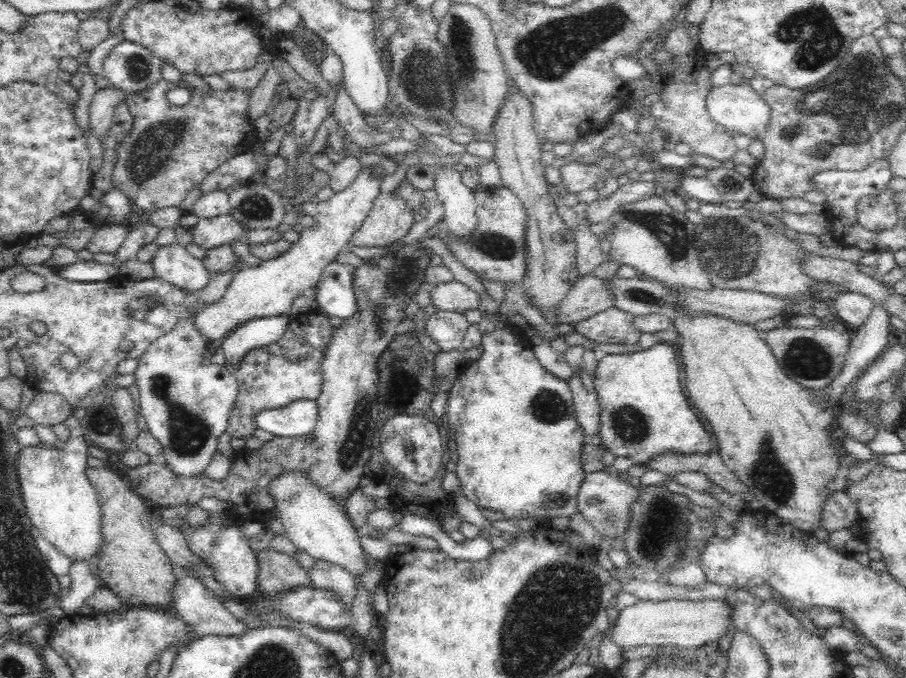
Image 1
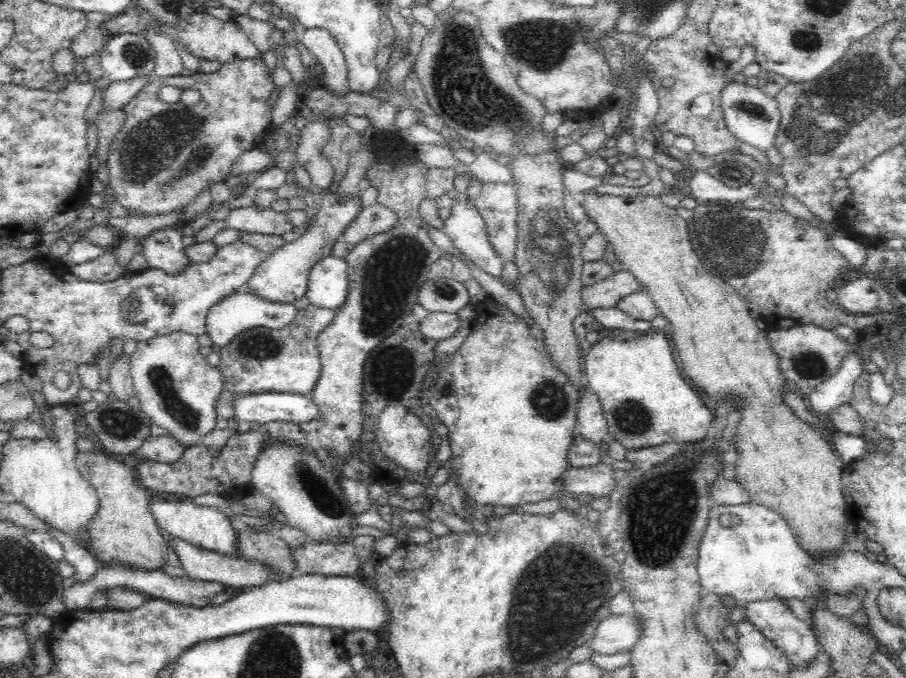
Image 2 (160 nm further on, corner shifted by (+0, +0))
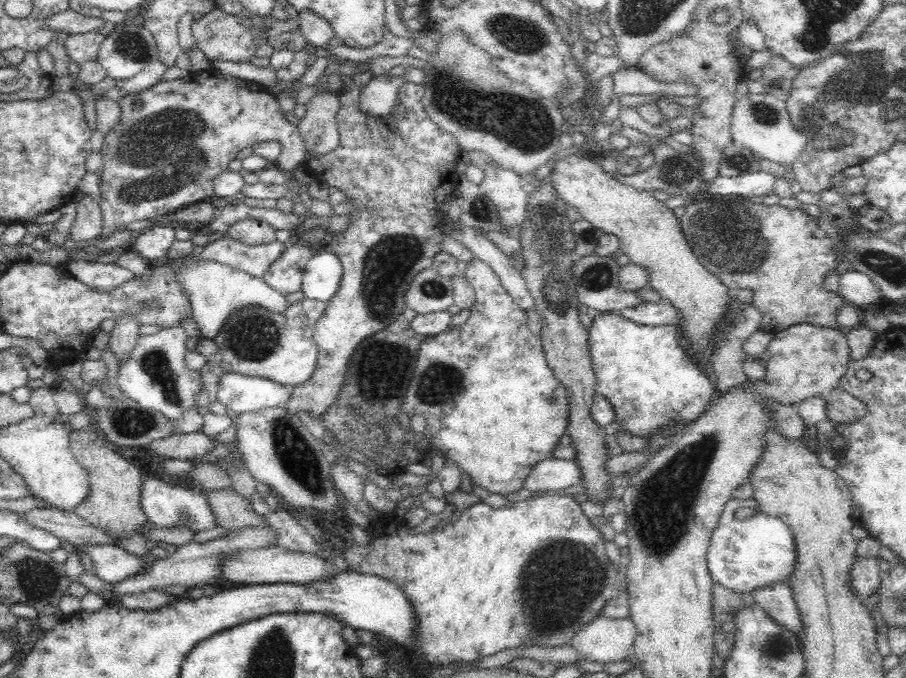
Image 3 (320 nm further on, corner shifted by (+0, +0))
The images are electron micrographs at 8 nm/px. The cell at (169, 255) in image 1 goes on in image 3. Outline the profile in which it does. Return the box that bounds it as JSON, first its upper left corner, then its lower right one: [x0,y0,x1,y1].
[129,223,175,260]

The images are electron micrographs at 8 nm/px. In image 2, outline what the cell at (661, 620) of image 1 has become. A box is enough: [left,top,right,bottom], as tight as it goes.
[587,613,639,656]

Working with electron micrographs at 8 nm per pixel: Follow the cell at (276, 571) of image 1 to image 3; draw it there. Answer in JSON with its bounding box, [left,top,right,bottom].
[202,486,269,532]

